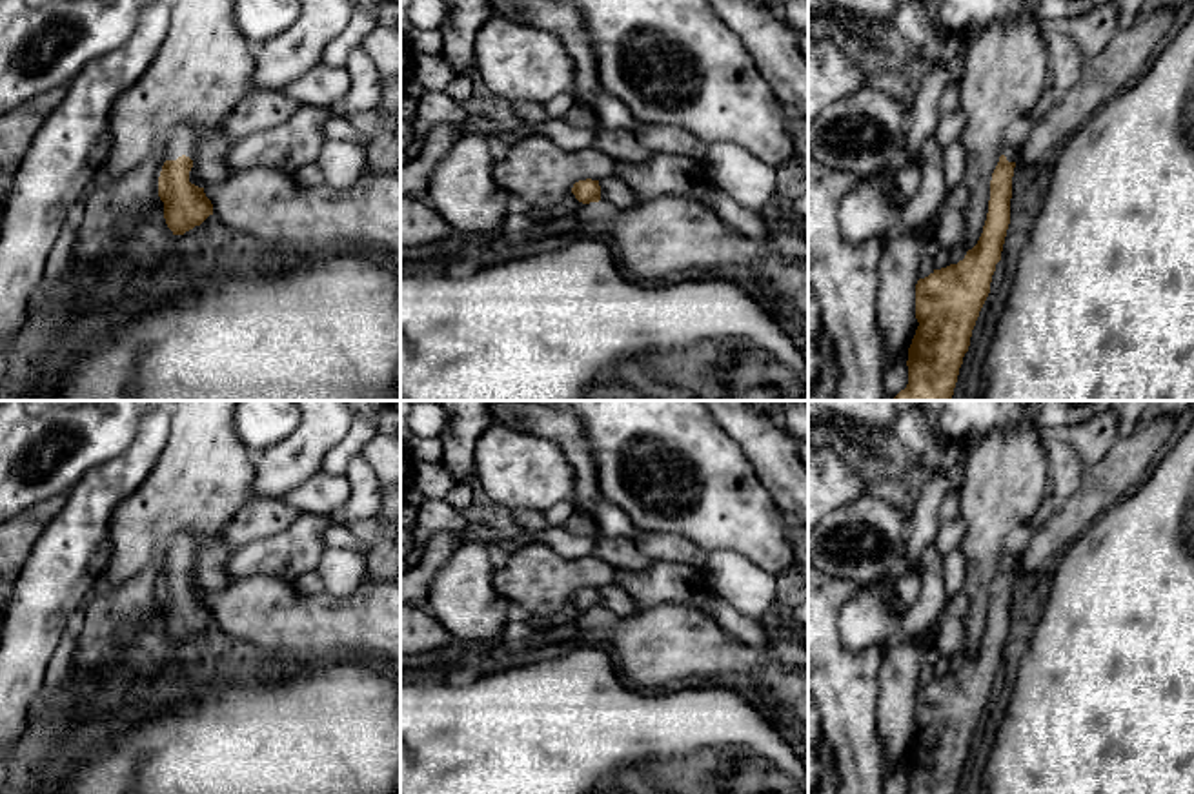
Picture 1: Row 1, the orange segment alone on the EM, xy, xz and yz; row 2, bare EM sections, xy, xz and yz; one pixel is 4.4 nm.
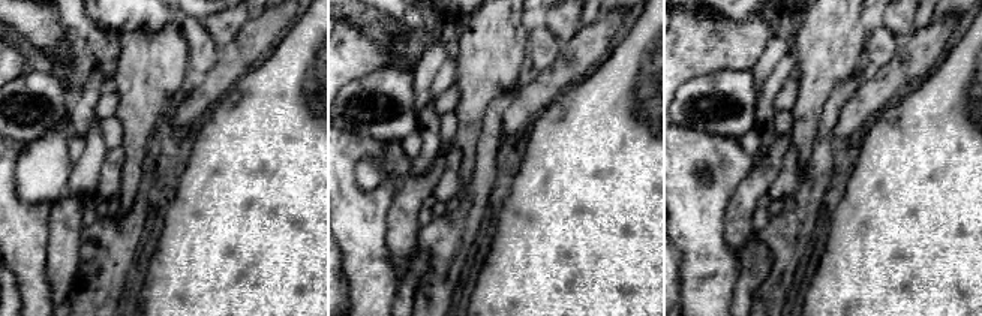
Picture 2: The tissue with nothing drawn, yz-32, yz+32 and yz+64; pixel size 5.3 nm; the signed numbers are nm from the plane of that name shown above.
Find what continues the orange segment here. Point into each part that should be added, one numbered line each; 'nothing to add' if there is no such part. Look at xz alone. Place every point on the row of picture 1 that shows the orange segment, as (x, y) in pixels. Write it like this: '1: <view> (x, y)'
1: xz (616, 193)

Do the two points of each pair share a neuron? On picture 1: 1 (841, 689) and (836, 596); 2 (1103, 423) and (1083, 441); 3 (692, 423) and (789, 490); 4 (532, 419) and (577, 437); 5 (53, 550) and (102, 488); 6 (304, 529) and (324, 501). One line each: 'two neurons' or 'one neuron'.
1: one neuron
2: one neuron
3: two neurons
4: one neuron
5: one neuron
6: two neurons

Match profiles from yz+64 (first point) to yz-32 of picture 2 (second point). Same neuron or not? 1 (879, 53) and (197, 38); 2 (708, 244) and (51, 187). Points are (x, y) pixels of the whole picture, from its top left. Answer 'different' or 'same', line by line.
1: same
2: different

